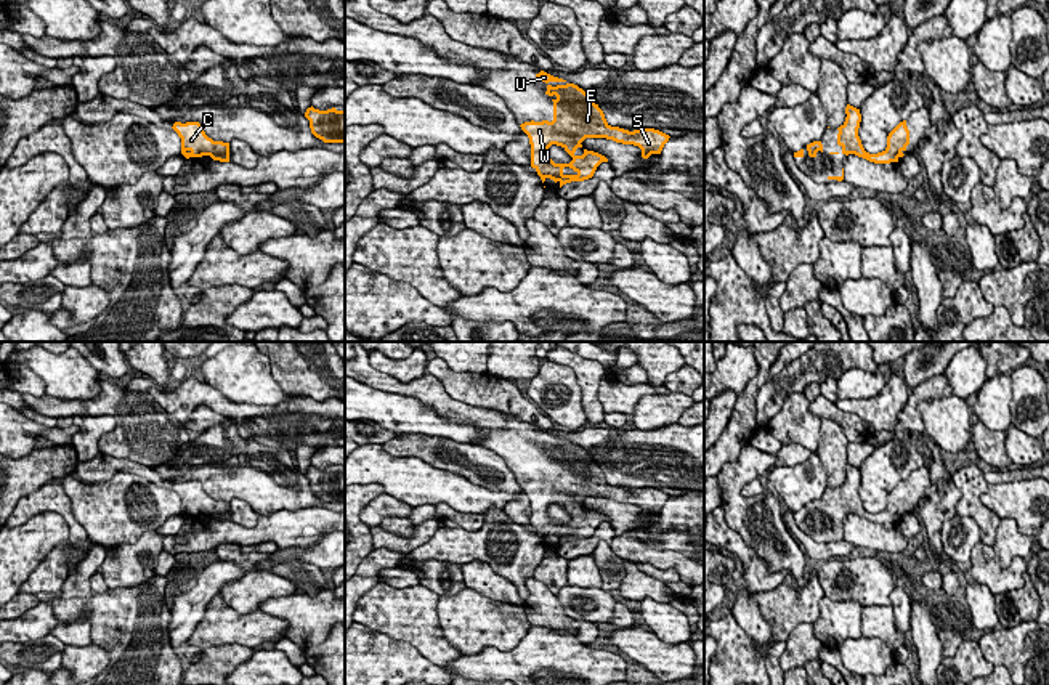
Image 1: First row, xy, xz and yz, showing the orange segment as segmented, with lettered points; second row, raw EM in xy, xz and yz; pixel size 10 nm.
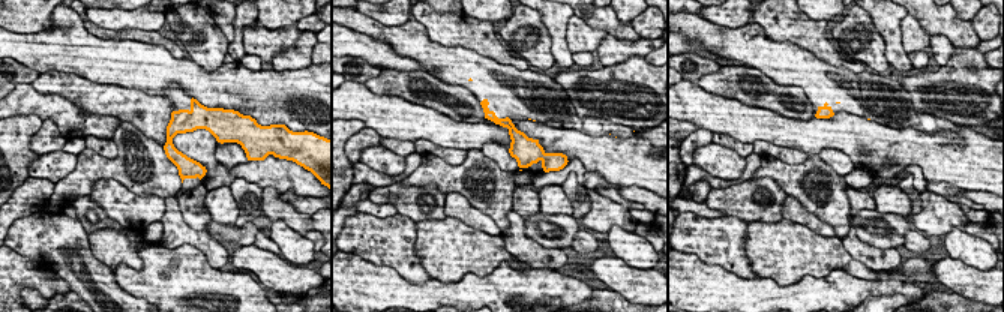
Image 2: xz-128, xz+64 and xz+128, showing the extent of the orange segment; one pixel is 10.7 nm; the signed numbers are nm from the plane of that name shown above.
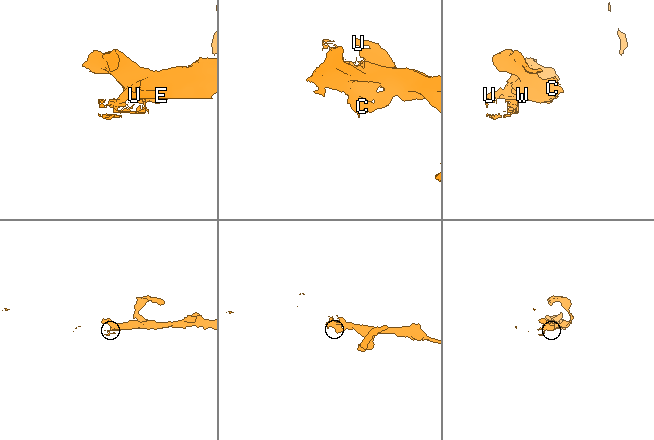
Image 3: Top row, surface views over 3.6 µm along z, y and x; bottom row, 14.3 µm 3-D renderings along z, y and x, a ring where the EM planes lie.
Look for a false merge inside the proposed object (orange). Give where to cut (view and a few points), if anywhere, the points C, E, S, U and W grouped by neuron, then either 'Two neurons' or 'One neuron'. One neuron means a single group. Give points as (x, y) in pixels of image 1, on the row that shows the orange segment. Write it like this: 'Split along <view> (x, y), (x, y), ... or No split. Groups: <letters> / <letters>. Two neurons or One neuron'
No split. Groups: C E S U W. One neuron

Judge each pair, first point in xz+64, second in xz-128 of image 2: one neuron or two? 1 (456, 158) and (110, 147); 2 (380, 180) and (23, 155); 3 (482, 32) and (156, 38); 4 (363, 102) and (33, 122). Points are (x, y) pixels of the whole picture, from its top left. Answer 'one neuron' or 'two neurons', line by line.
1: one neuron
2: two neurons
3: one neuron
4: two neurons

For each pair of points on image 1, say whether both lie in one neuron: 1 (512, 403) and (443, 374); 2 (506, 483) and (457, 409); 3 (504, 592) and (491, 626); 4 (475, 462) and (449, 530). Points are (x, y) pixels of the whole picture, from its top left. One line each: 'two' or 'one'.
1: one
2: two
3: two
4: two

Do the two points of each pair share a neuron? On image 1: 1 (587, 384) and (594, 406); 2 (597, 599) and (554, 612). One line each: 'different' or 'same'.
1: same
2: different

